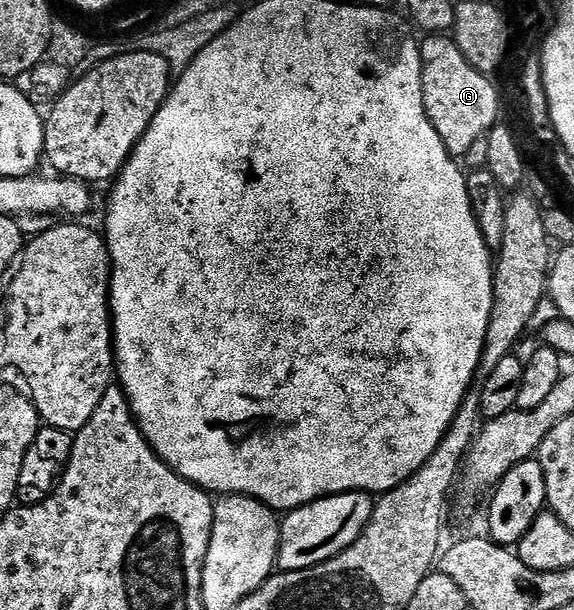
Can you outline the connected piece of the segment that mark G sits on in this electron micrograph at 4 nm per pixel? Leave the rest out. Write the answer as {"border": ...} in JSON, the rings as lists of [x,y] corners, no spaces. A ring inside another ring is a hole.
{"border":[[[433,33],[420,42],[420,59],[422,60],[422,104],[426,108],[426,116],[430,116],[430,124],[434,124],[434,132],[446,144],[446,152],[460,160],[466,152],[470,152],[473,144],[485,141],[492,127],[497,125],[500,114],[500,94],[496,91],[493,79],[487,74],[478,72],[466,56],[462,56],[462,48],[458,48],[455,37],[447,33]]]}

